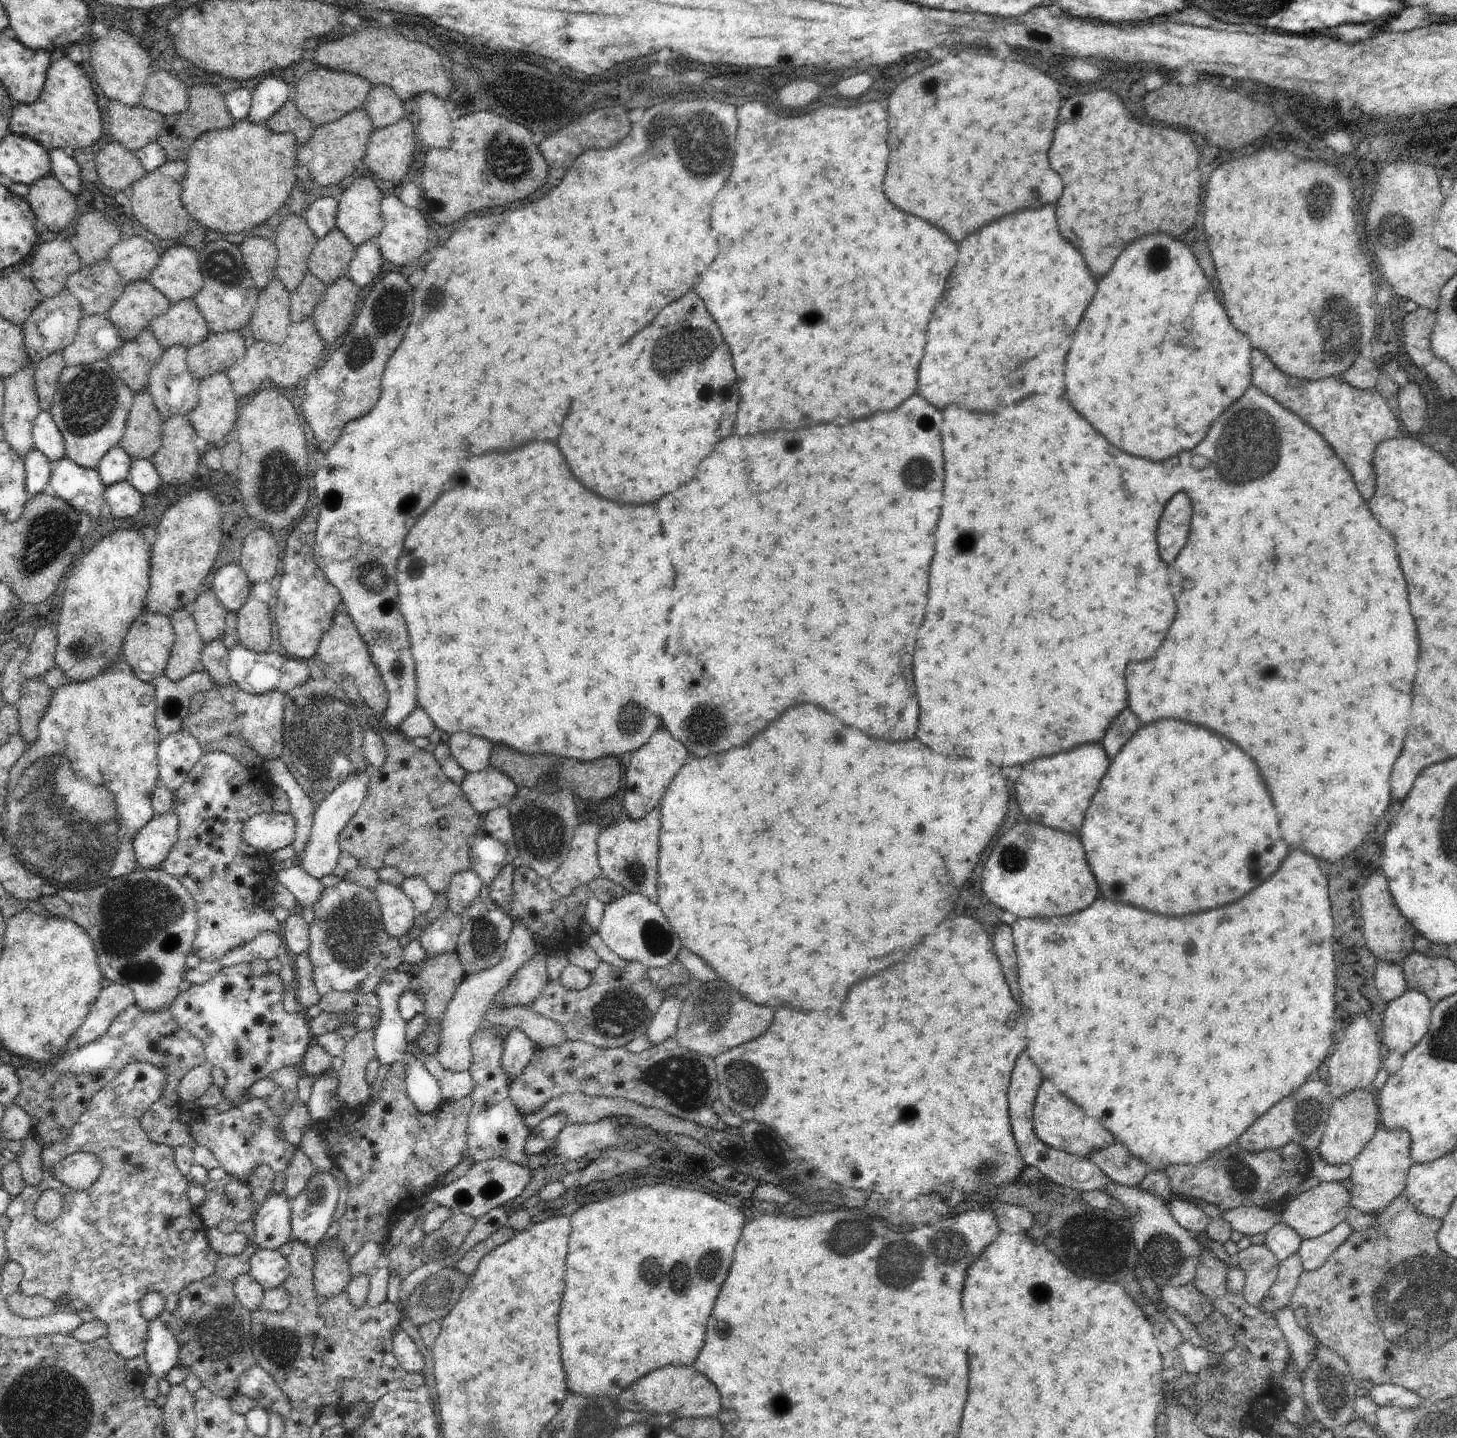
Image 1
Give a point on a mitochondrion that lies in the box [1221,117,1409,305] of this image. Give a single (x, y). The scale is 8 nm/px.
(1321, 201)

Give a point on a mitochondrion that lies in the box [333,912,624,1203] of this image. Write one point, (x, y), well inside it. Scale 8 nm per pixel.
(484, 938)

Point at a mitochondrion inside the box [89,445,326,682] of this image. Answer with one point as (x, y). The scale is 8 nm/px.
(279, 483)

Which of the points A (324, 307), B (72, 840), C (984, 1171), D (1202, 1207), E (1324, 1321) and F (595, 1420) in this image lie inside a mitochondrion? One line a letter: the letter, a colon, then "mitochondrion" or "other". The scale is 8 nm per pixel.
A: other
B: mitochondrion
C: mitochondrion
D: other
E: other
F: mitochondrion

